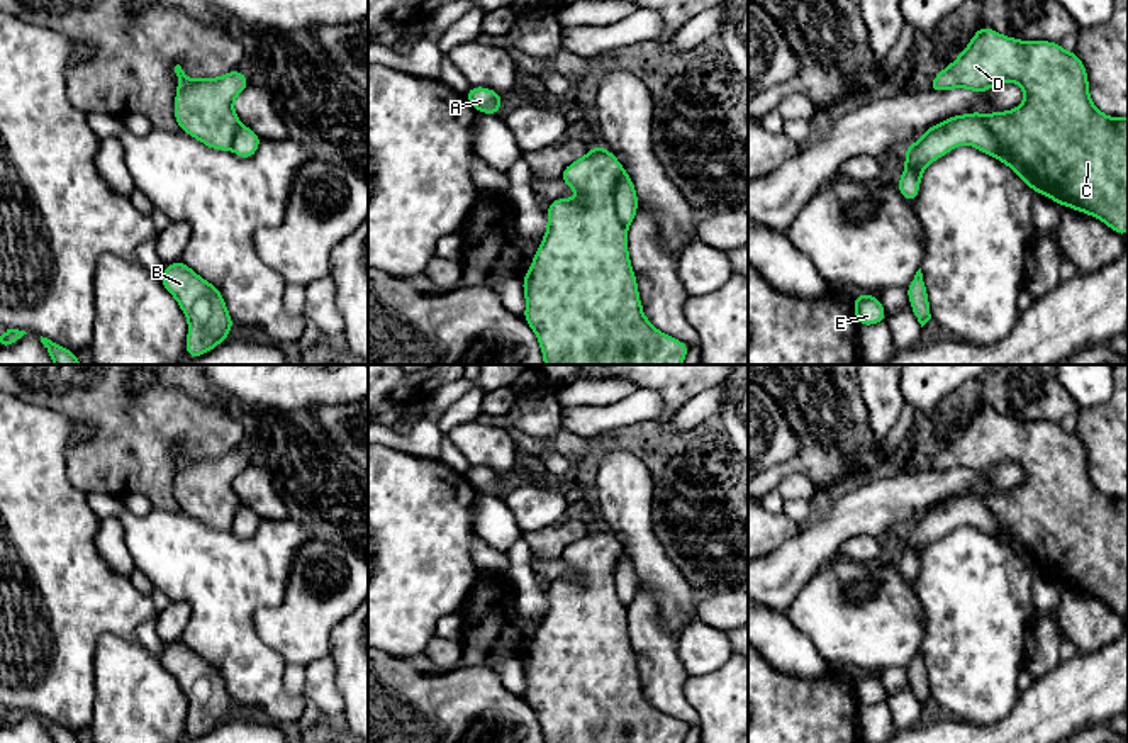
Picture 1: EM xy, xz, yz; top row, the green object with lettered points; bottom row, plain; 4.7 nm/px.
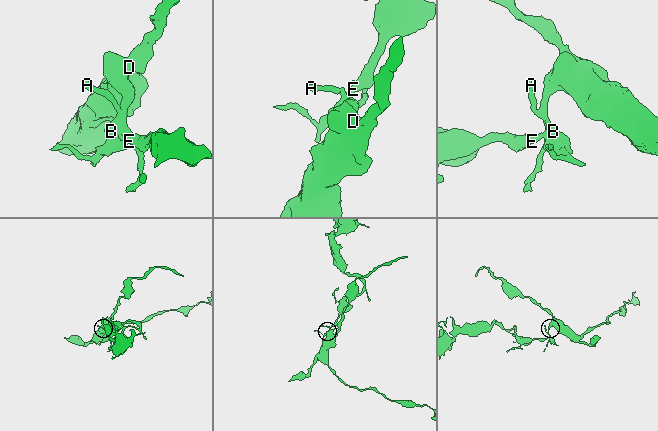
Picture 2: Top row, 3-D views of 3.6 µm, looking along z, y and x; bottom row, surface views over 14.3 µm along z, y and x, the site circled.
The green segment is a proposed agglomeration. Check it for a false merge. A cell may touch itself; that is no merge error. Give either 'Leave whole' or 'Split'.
Split

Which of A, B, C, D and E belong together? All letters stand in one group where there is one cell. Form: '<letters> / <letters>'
A B E / C D

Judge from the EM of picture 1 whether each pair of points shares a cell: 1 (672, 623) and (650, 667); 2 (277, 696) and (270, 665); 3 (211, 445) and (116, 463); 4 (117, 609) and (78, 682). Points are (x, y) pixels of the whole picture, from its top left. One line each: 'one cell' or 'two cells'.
1: two cells
2: one cell
3: one cell
4: one cell

